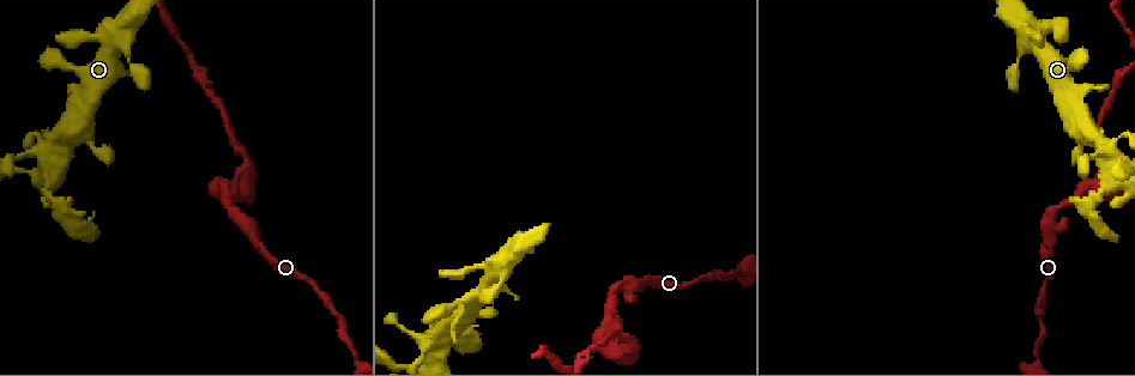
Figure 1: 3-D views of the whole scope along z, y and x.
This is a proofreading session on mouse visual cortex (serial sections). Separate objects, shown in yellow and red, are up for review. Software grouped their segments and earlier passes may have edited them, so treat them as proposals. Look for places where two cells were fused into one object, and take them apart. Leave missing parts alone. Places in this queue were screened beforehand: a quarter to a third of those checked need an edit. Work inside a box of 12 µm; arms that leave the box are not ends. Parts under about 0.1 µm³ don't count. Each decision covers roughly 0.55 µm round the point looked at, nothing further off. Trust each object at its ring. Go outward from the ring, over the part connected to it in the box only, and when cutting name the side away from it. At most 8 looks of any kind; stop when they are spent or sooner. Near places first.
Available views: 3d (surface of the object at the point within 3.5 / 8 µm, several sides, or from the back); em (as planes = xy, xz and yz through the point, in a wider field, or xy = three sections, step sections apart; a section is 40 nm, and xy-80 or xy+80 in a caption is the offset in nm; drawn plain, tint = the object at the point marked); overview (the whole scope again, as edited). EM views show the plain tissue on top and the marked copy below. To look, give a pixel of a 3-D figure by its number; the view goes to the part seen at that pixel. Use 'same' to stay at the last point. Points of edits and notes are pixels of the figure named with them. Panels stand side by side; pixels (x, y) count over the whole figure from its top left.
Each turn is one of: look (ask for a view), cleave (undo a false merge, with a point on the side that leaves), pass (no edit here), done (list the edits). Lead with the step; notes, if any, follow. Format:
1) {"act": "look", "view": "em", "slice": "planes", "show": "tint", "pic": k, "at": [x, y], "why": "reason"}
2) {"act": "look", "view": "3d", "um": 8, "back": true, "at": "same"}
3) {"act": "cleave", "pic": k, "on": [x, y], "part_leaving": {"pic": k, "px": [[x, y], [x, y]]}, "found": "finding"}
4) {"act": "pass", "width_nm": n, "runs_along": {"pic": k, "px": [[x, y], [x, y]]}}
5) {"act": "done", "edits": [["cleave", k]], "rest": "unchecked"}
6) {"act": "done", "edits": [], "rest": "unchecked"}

{"act": "look", "view": "3d", "um": 8, "pic": 1, "at": [620, 284], "why": "sudden change in width"}

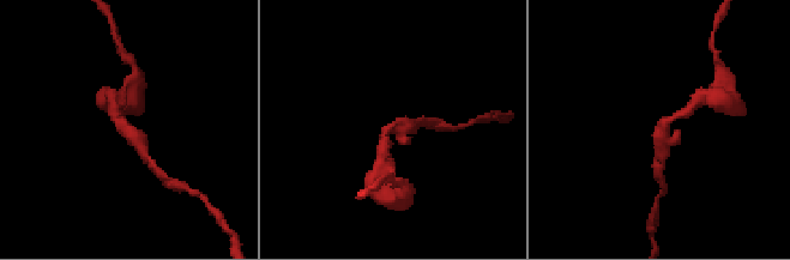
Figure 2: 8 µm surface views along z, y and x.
{"act": "look", "view": "em", "slice": "xy", "step": 3, "show": "tint", "pic": 2, "at": [122, 127], "arm_widths_nm": [250, 400]}

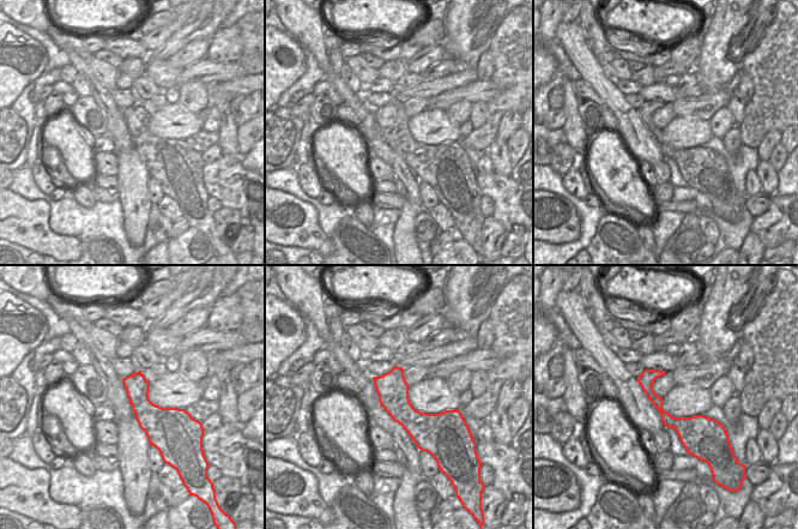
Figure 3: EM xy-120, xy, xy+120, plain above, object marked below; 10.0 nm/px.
{"act": "pass", "runs_along": {"pic": 2, "px": [[145, 155], [119, 125], [114, 112]]}, "found": "one cell here"}

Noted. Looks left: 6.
{"act": "look", "view": "3d", "um": 3.5, "pic": 1, "at": [245, 182], "why": "sharp bend"}

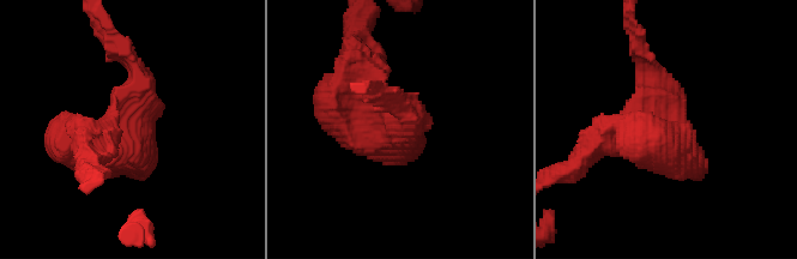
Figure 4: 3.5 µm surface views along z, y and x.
{"act": "look", "view": "em", "slice": "xy", "step": 1, "show": "tint", "pic": 4, "at": [400, 125], "why": "shape alone is not enough"}

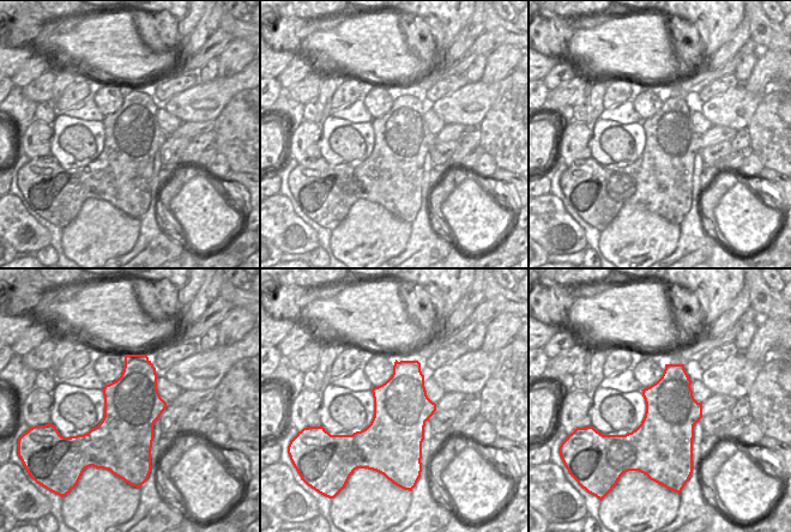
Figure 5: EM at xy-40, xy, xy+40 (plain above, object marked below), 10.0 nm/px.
{"act": "pass", "width_nm": 550, "runs_along": {"pic": 4, "px": [[67, 139], [133, 124], [122, 50]]}, "found": "continuous, no second cell"}

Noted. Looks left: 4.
{"act": "look", "view": "em", "slice": "xy", "step": 3, "show": "tint", "pic": 1, "at": [47, 197], "why": "sharp bend"}

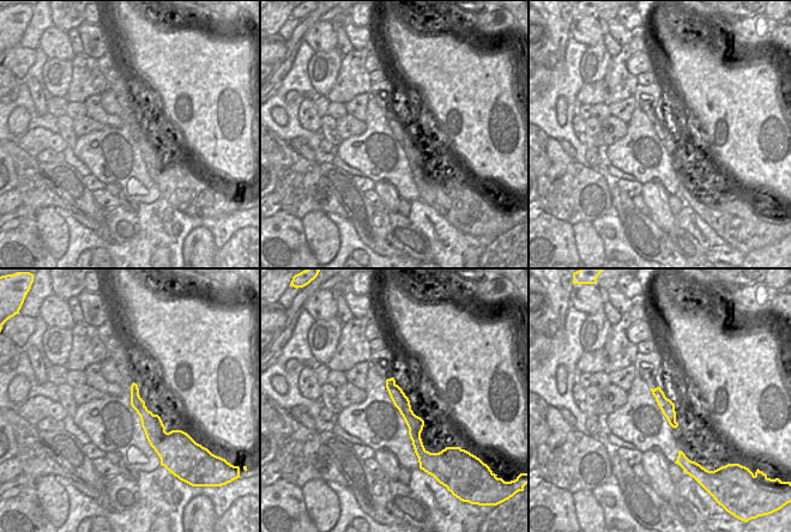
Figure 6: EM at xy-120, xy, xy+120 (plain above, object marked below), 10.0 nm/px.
{"act": "look", "view": "3d", "um": 3.5, "at": "same", "why": "see where the arms go"}

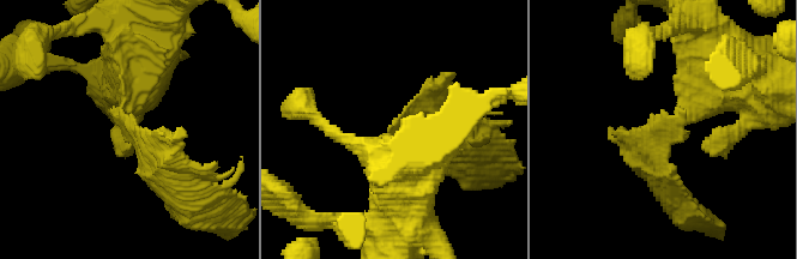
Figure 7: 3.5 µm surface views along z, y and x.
{"act": "cleave", "pic": 7, "on": [414, 103], "width_nm": 150, "part_leaving": {"pic": 7, "px": [[124, 127], [163, 161], [189, 205]]}, "found": "a second cell is stuck on"}

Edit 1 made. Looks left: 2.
{"act": "done", "edits": [["cleave", 7]], "rest": "unchecked"}

